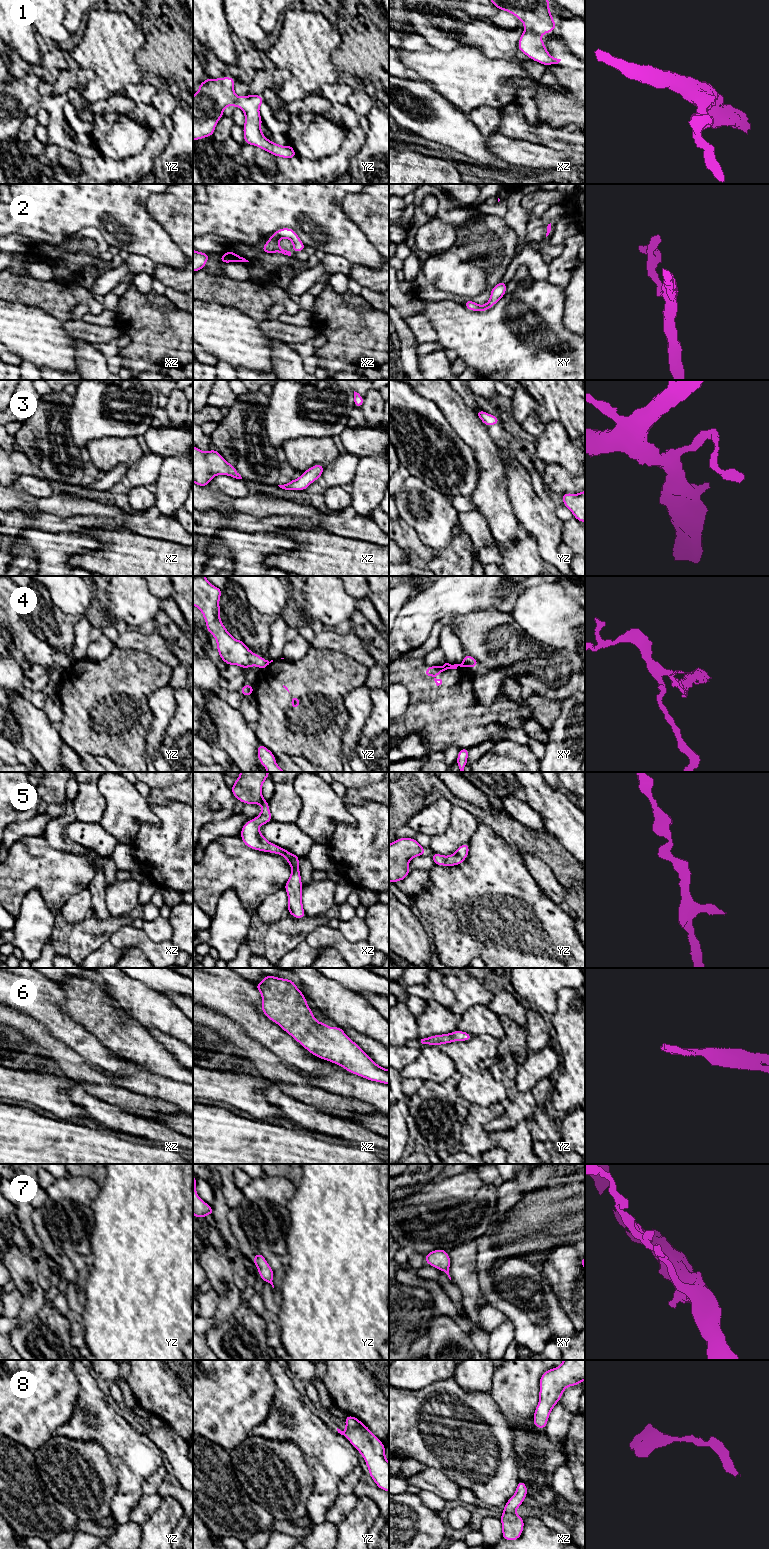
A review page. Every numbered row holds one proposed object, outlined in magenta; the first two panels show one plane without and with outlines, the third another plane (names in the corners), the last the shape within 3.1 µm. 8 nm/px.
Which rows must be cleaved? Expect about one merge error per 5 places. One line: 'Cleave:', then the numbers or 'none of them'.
Cleave: 4

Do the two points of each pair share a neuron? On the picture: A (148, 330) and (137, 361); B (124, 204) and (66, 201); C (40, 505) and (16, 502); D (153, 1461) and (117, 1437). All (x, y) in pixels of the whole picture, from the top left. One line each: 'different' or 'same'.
A: same
B: same
C: same
D: same

